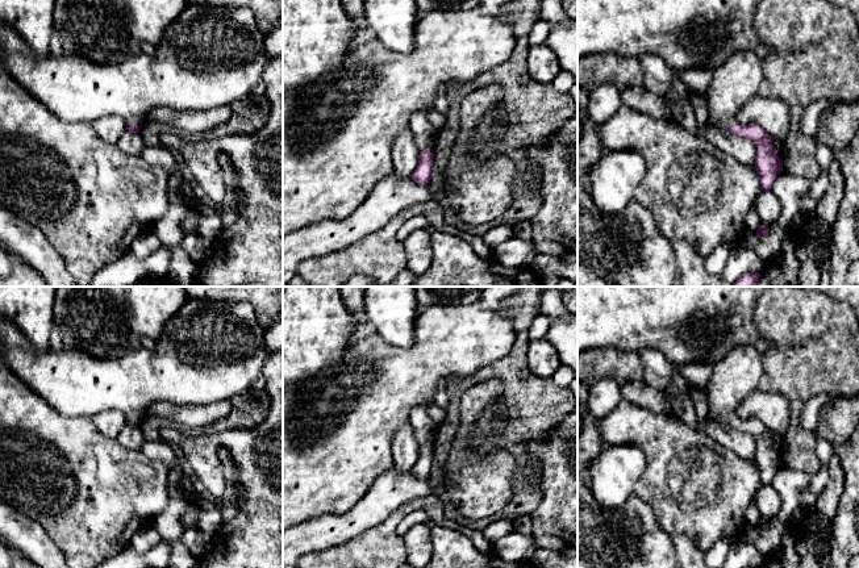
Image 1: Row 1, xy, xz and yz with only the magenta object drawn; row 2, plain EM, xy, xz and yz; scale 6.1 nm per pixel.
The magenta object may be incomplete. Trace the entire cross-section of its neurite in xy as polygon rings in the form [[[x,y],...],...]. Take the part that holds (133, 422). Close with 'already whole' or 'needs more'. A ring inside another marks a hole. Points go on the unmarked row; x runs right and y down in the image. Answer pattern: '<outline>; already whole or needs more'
[[[188,301],[166,323],[153,352],[139,346],[122,358],[96,359],[78,350],[62,347],[59,352],[47,350],[37,354],[25,335],[5,317],[0,317],[0,358],[24,383],[64,417],[93,417],[104,410],[120,410],[126,425],[139,427],[147,409],[158,402],[171,405],[210,405],[232,401],[253,389],[254,381],[263,375],[263,367],[272,355],[266,350],[266,329],[258,323],[251,302]]]; needs more

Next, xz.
[[[429,444],[420,447],[417,462],[410,471],[417,479],[428,479],[430,476],[433,451],[434,448]]]; already whole

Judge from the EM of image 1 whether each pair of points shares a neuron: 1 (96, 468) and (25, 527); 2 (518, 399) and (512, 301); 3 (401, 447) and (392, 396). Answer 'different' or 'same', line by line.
1: different
2: same
3: different

